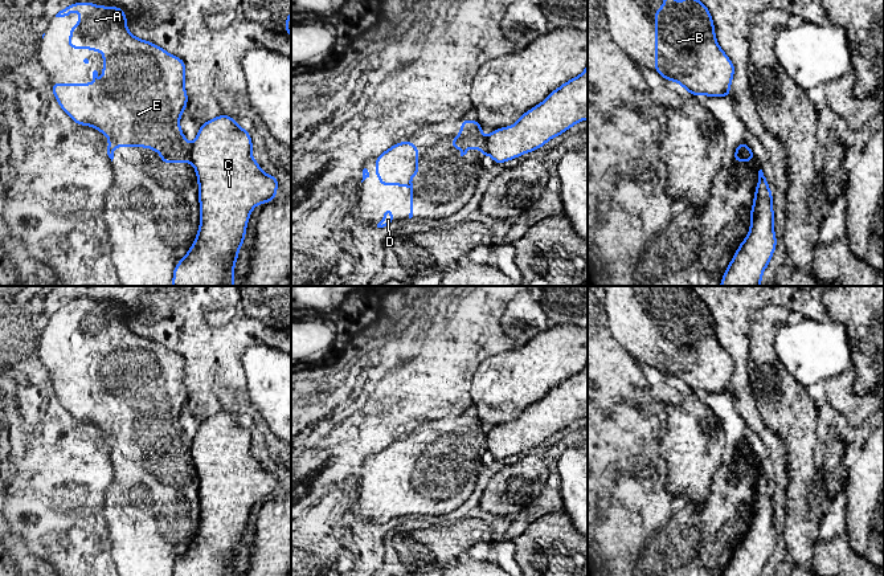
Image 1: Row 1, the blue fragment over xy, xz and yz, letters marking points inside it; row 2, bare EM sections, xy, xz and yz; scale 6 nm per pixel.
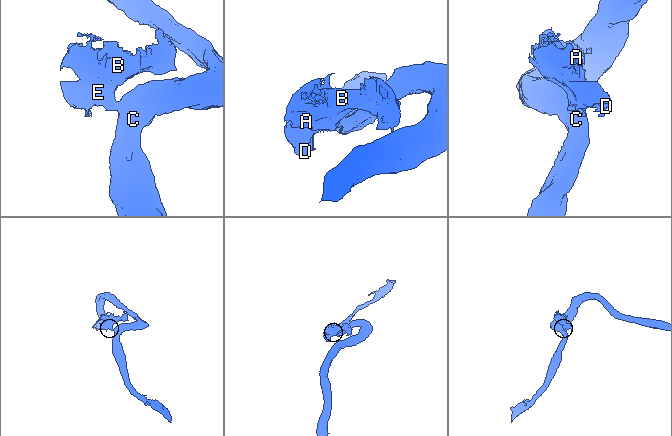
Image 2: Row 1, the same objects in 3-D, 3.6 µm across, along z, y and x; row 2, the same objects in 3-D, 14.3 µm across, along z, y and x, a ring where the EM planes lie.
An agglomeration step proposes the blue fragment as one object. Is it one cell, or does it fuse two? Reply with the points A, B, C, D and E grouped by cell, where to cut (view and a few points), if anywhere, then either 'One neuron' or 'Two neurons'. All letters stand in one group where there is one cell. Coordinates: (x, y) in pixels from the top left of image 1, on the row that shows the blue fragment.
Groups: A B D E / C. Split along xz (486, 137), (488, 152). Two neurons

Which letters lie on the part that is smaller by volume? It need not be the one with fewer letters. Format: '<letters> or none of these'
A, B, D, E

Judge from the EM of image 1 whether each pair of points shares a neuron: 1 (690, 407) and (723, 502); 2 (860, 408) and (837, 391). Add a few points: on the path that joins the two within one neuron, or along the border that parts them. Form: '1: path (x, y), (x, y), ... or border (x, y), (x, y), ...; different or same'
1: border (725, 461), (715, 473), (709, 491), (702, 503); different
2: path (855, 407), (842, 396); same

